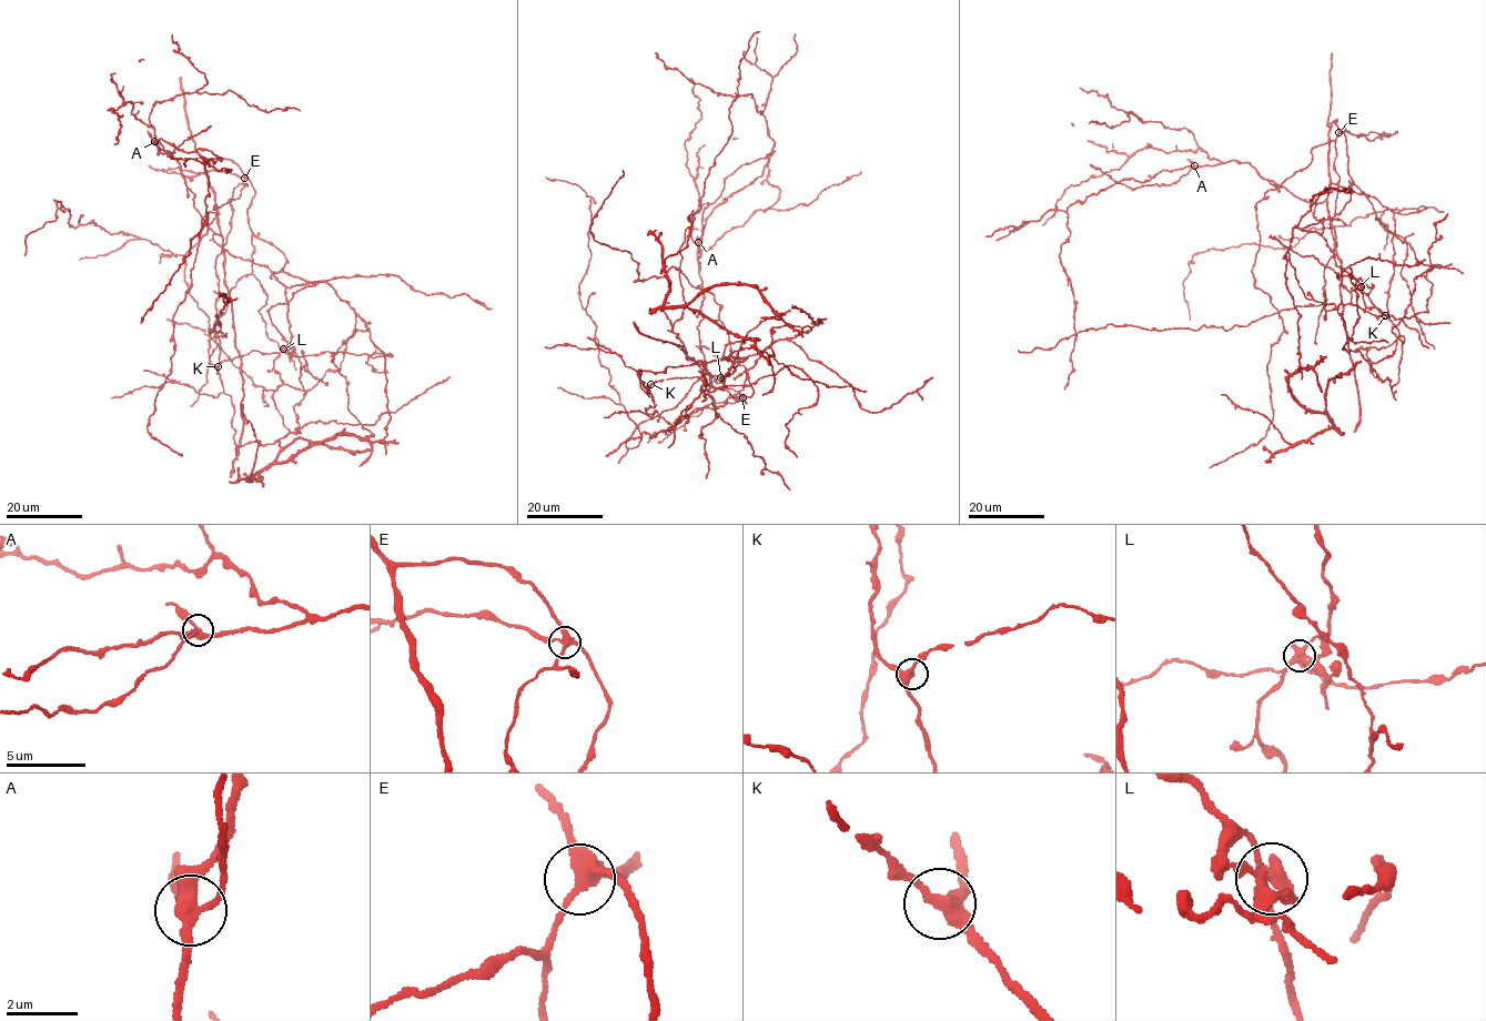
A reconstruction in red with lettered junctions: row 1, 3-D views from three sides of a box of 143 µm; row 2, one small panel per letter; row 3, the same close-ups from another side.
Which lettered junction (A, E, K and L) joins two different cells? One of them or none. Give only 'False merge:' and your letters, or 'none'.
False merge: L

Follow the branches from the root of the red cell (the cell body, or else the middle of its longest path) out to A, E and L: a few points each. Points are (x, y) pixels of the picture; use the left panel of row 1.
A: (262, 239), (248, 218), (254, 191), (236, 163), (203, 161), (219, 234), (194, 206), (179, 161), (154, 141)
E: (262, 239), (254, 235), (249, 224), (248, 209), (254, 191), (244, 178)
L: (262, 239), (284, 254), (287, 262), (281, 271), (301, 278), (305, 283), (285, 290), (292, 337), (283, 350)

